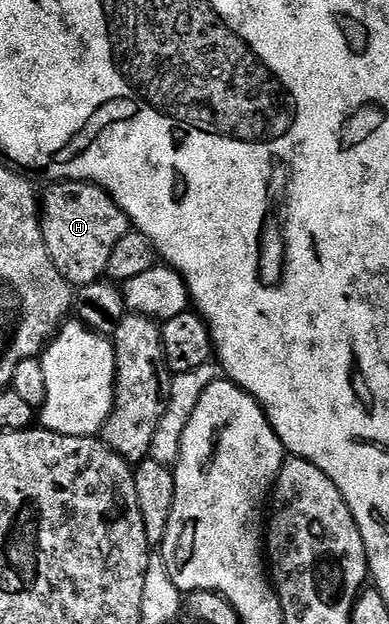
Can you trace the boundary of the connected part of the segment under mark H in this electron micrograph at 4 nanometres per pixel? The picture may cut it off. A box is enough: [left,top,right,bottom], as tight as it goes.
[40,180,132,289]

